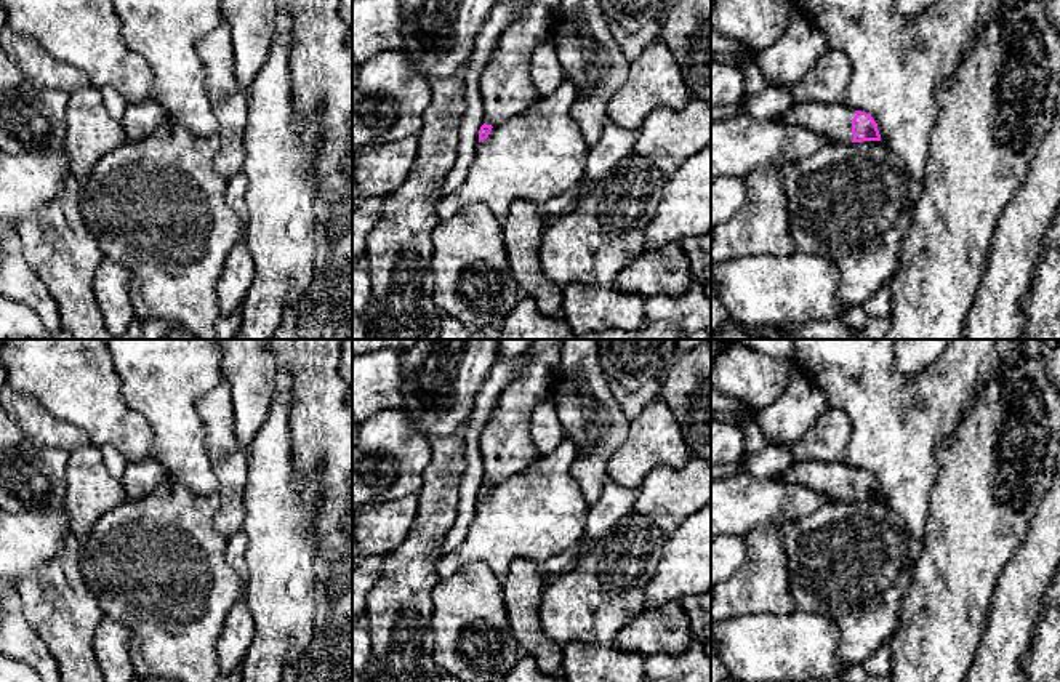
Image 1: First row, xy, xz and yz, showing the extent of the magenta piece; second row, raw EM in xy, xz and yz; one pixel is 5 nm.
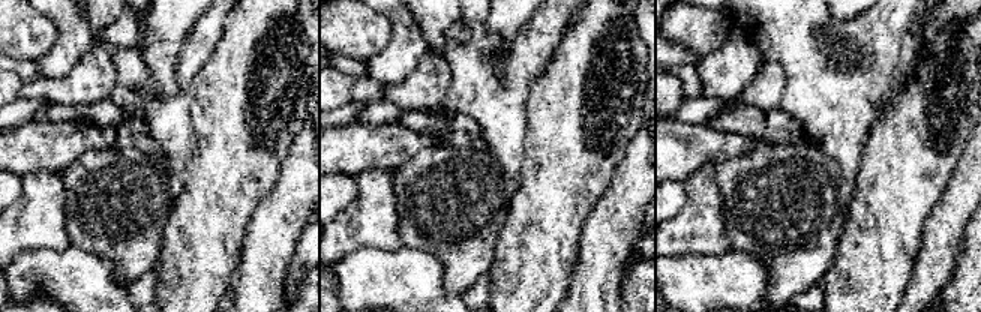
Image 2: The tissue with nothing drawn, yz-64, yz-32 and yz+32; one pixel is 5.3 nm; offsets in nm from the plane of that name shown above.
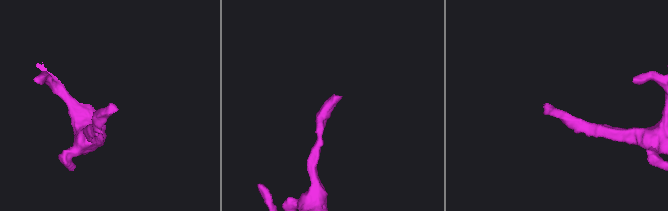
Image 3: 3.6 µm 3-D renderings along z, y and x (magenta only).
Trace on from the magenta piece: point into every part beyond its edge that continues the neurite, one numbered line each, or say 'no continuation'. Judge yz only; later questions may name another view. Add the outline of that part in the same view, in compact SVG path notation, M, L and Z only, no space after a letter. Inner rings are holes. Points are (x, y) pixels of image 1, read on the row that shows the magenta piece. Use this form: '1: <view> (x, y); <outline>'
1: yz (835, 120); M801 102L777 120L825 134L834 142L852 142L855 109L842 104Z

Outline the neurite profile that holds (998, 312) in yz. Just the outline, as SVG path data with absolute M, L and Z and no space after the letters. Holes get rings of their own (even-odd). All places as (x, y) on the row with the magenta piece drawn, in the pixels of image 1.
M1060 88L1054 122L996 224L991 258L967 314L964 339L1018 339L1025 331L1023 299L1058 207Z

